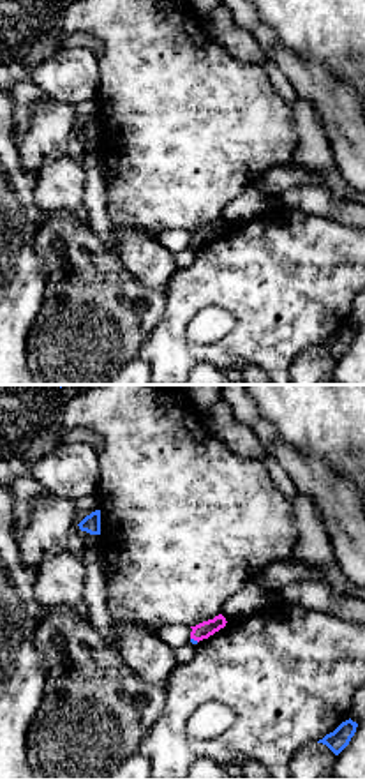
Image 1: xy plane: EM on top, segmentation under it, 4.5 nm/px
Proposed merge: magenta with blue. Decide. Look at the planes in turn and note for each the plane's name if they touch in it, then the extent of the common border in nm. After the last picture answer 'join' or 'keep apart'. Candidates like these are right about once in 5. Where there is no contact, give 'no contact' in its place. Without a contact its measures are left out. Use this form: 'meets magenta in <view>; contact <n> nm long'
meets magenta in xy; contact 40 nm long

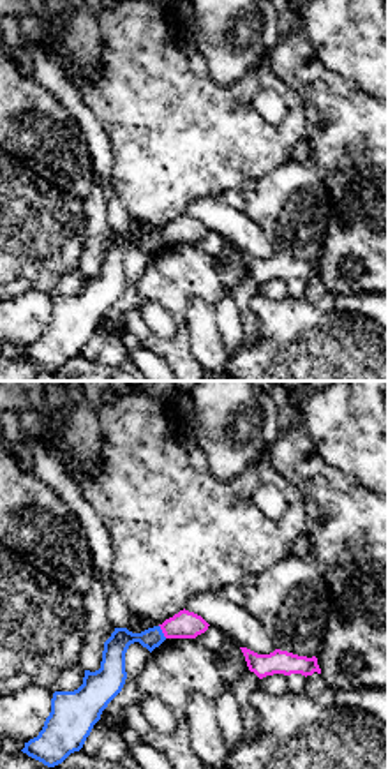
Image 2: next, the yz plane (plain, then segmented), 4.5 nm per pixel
meets magenta in yz; contact 70 nm long

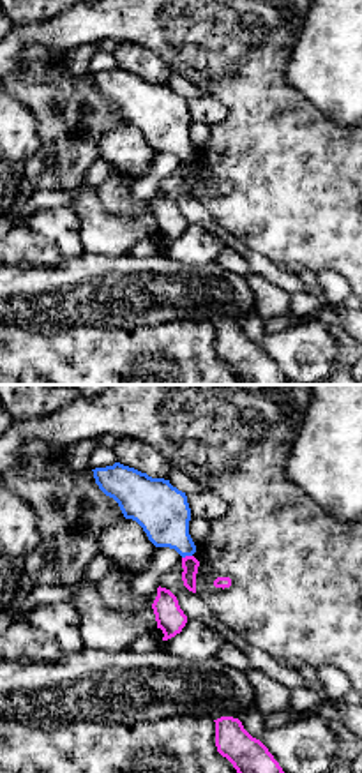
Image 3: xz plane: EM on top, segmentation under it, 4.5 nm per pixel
meets magenta in xz; contact 50 nm long

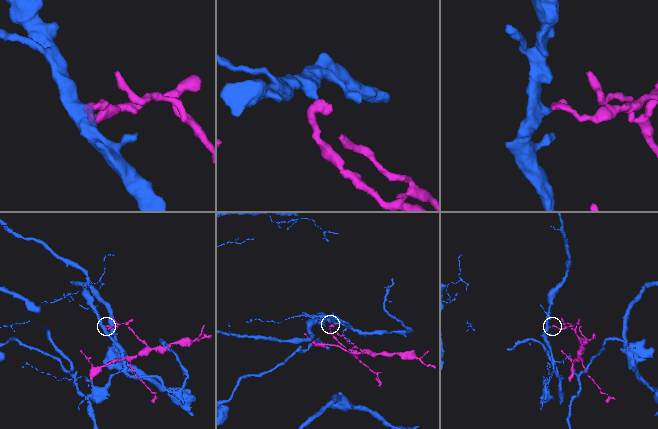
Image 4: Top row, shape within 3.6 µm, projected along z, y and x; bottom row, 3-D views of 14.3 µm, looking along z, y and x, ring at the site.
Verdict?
keep apart

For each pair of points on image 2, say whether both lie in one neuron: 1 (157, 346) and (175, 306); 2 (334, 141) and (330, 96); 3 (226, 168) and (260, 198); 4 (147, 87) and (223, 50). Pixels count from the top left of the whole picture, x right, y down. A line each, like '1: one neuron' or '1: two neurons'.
1: one neuron
2: one neuron
3: two neurons
4: two neurons

